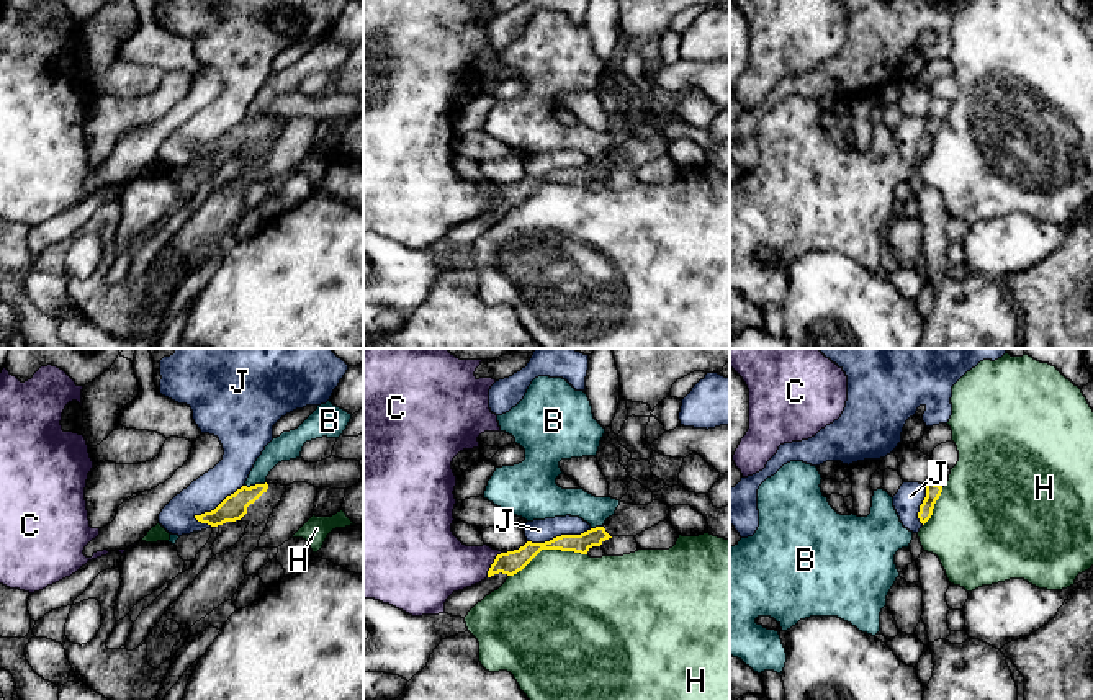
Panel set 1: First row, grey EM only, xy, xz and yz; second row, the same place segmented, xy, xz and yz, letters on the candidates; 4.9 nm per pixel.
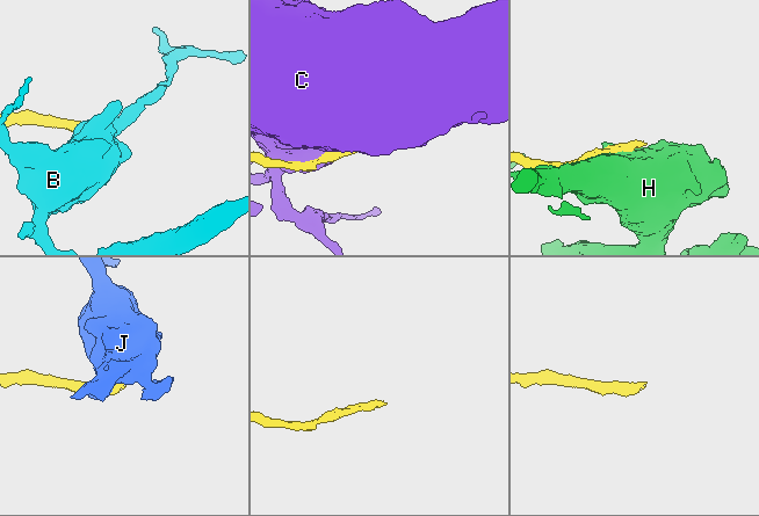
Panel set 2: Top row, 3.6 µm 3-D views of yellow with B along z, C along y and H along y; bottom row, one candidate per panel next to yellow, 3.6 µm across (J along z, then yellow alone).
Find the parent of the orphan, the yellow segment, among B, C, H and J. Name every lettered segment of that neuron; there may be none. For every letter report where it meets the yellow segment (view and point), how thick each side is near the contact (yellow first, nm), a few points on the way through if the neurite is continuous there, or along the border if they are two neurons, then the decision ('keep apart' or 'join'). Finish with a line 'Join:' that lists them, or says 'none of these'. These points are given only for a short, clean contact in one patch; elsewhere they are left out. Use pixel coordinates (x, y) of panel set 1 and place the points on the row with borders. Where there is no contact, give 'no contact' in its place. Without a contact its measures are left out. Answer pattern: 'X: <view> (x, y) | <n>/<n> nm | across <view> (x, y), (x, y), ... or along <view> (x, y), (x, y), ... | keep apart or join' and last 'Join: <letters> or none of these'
B: xy (256, 484) | 120/140 nm | along xy (265, 481), (244, 486) | keep apart
C: xz (491, 565) | 120/300 nm | keep apart
H: xz (547, 548) | 120/460 nm | keep apart
J: xy (220, 504) | 120/170 nm | along xy (242, 484), (213, 509), (193, 517) | keep apart
Join: none of these

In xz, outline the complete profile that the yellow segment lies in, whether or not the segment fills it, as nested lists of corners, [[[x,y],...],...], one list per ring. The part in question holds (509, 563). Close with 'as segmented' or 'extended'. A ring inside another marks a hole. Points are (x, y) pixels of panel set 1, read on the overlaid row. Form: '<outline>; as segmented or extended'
[[[661,500],[648,505],[633,505],[620,502],[615,514],[602,527],[591,528],[581,535],[561,535],[545,543],[527,541],[514,551],[501,553],[488,571],[494,574],[514,576],[522,571],[542,550],[561,550],[587,554],[592,546],[600,546],[612,536],[636,536],[641,532],[668,520],[669,507]]]; extended

